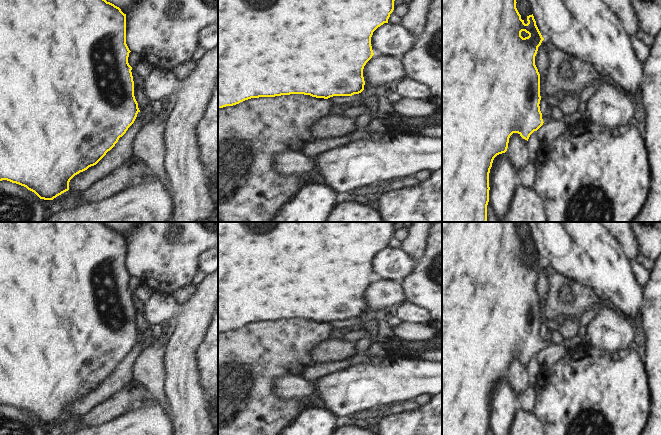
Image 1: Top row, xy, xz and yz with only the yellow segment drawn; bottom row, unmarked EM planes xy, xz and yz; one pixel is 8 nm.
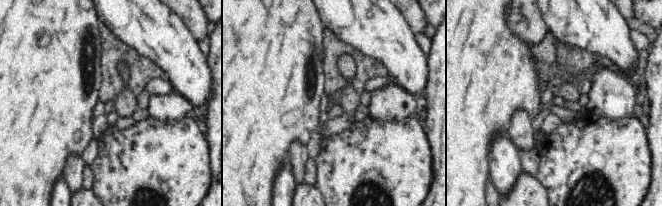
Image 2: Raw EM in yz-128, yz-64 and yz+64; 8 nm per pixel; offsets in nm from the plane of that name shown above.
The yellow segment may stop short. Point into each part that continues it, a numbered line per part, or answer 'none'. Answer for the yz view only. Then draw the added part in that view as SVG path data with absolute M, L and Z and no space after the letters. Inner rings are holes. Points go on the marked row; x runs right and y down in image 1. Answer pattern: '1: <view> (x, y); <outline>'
1: yz (547, 117); M546 113L546 114L543 114L543 115L542 115L542 119L543 119L543 122L544 122L544 123L547 123L547 122L549 122L549 121L552 121L552 120L553 120L553 117L552 117L551 114Z

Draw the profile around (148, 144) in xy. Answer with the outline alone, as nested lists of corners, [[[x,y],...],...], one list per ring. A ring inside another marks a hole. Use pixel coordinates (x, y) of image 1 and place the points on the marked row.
[[[166,109],[157,114],[136,132],[132,141],[132,155],[139,158],[150,172],[161,179],[170,191],[170,181],[164,169]]]

